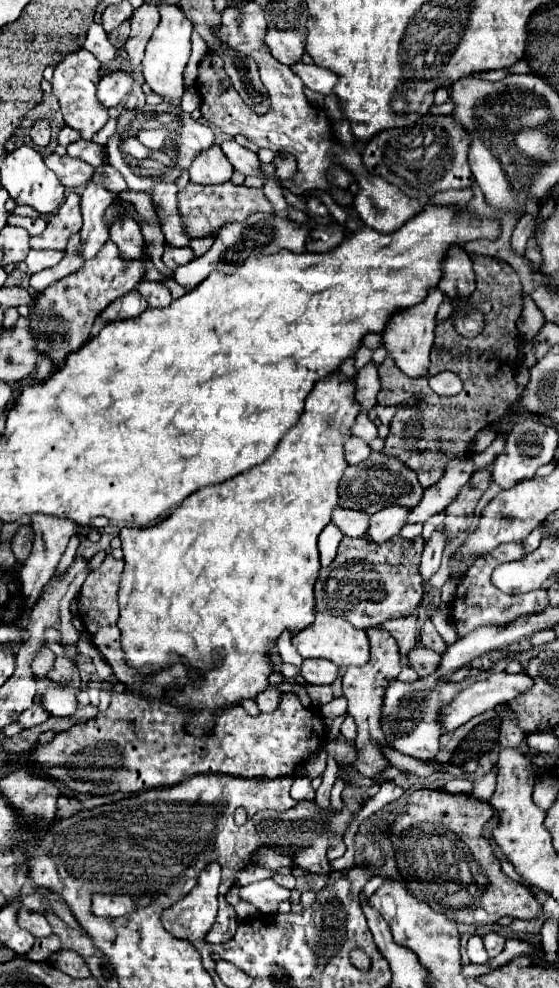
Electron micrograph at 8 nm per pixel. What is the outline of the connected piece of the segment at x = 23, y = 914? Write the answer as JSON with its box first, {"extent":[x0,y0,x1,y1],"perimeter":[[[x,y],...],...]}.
{"extent":[18,907,52,937],"perimeter":[[[24,907],[18,913],[18,925],[22,929],[28,929],[34,937],[48,937],[48,935],[52,935],[52,927],[50,927],[48,919],[42,913],[34,913],[34,911],[28,911]]]}

